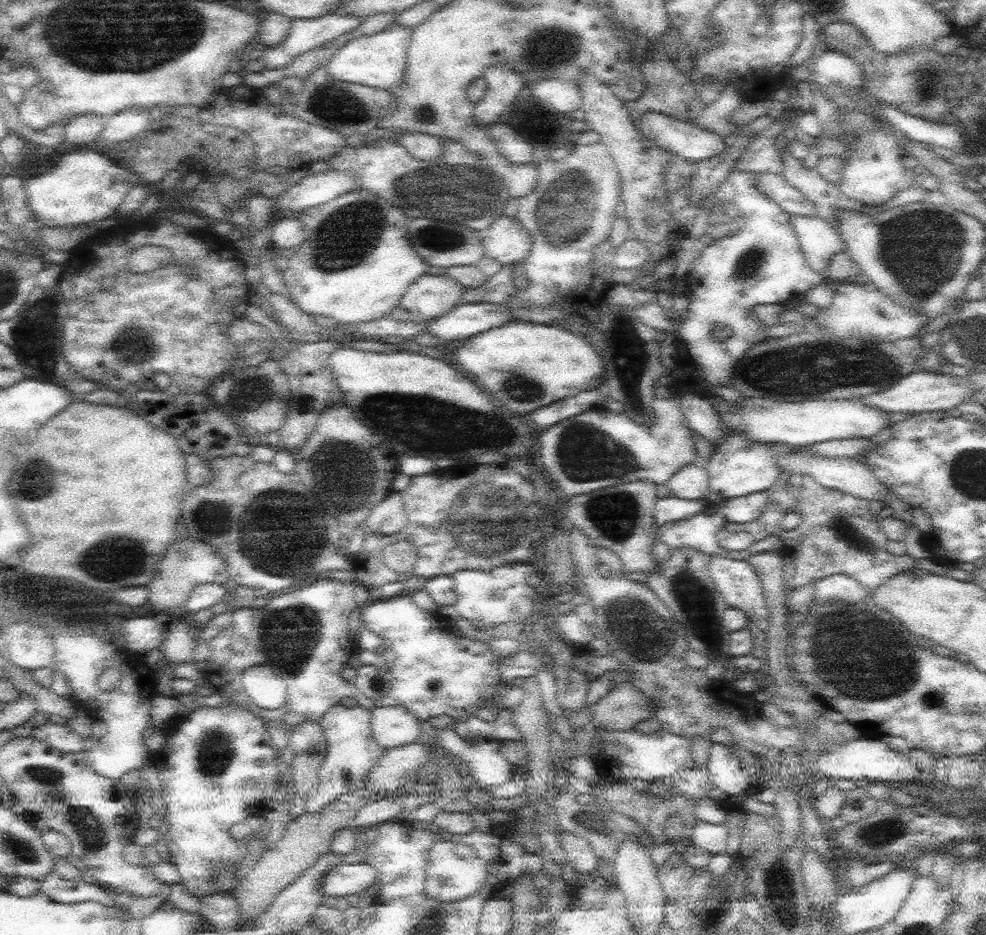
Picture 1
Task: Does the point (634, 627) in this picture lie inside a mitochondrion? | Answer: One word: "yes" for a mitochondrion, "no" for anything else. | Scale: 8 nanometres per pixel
yes

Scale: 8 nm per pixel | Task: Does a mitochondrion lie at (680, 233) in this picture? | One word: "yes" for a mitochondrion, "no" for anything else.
no

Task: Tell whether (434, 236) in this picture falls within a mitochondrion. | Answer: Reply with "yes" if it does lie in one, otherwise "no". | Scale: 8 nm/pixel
yes

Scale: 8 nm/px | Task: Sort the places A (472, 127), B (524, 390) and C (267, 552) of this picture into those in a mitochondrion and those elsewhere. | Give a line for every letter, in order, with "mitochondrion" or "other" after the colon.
A: other
B: mitochondrion
C: mitochondrion

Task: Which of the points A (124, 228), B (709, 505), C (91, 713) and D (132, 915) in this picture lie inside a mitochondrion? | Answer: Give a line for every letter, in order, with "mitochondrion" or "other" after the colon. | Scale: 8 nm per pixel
A: other
B: other
C: other
D: other

